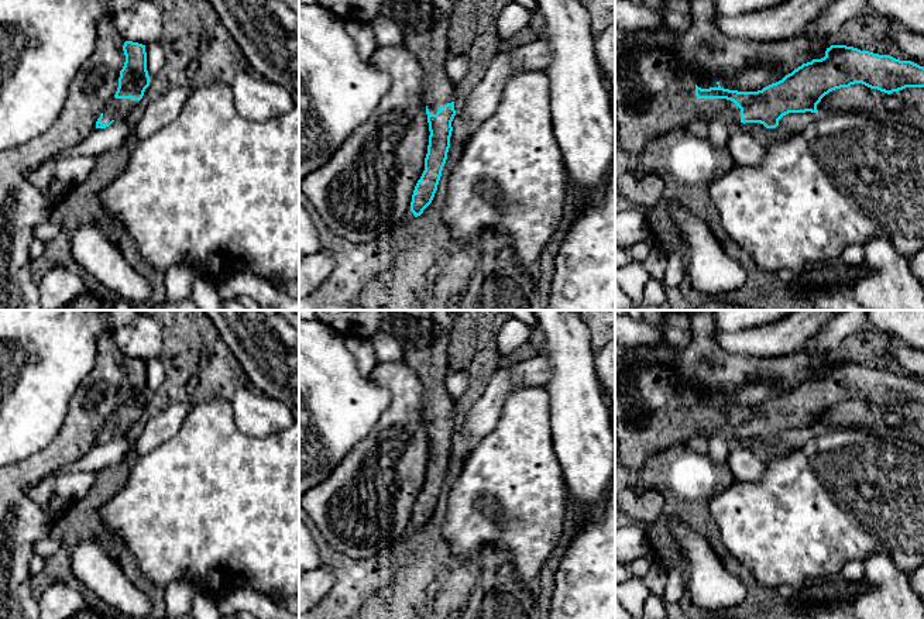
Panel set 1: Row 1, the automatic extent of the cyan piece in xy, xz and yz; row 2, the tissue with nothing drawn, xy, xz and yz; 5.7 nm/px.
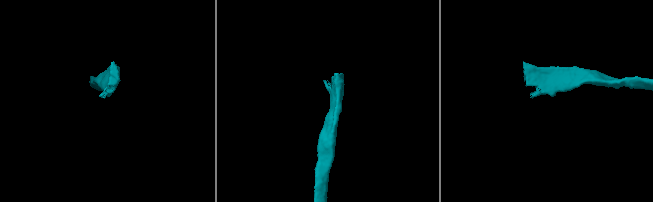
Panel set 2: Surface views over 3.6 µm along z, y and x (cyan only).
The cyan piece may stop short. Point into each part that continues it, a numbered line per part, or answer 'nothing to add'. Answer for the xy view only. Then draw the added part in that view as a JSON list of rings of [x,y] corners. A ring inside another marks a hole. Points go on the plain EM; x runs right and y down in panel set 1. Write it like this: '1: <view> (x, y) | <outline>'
1: xy (117, 423) | [[[113,413],[103,427],[102,439],[109,440],[111,436],[117,436],[124,430],[131,429],[137,420],[138,420],[138,416],[134,416],[134,415]]]

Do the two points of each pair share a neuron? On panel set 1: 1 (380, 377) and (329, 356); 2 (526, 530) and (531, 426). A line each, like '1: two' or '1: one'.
1: two
2: one

